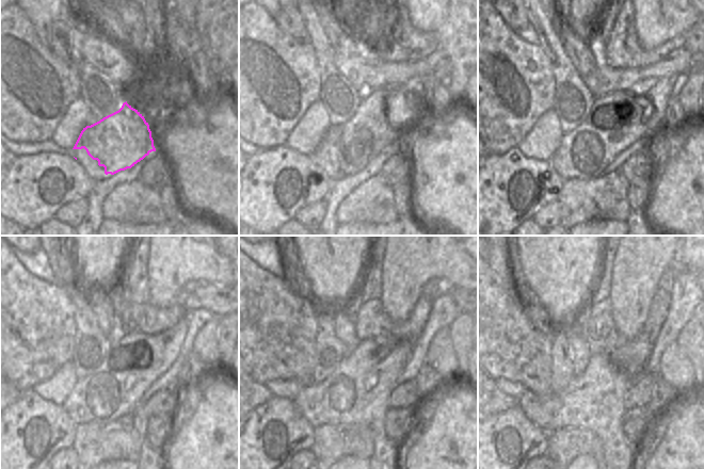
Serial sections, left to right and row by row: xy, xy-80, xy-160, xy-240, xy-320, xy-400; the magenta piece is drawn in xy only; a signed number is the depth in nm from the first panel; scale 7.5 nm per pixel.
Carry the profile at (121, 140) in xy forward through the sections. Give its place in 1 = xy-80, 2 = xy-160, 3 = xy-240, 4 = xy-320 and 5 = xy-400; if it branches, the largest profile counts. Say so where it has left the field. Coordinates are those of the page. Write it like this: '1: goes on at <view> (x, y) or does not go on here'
1: goes on at xy-80 (336, 136)
2: goes on at xy-160 (507, 191)
3: goes on at xy-240 (21, 440)
4: goes on at xy-320 (260, 446)
5: goes on at xy-400 (499, 448)

